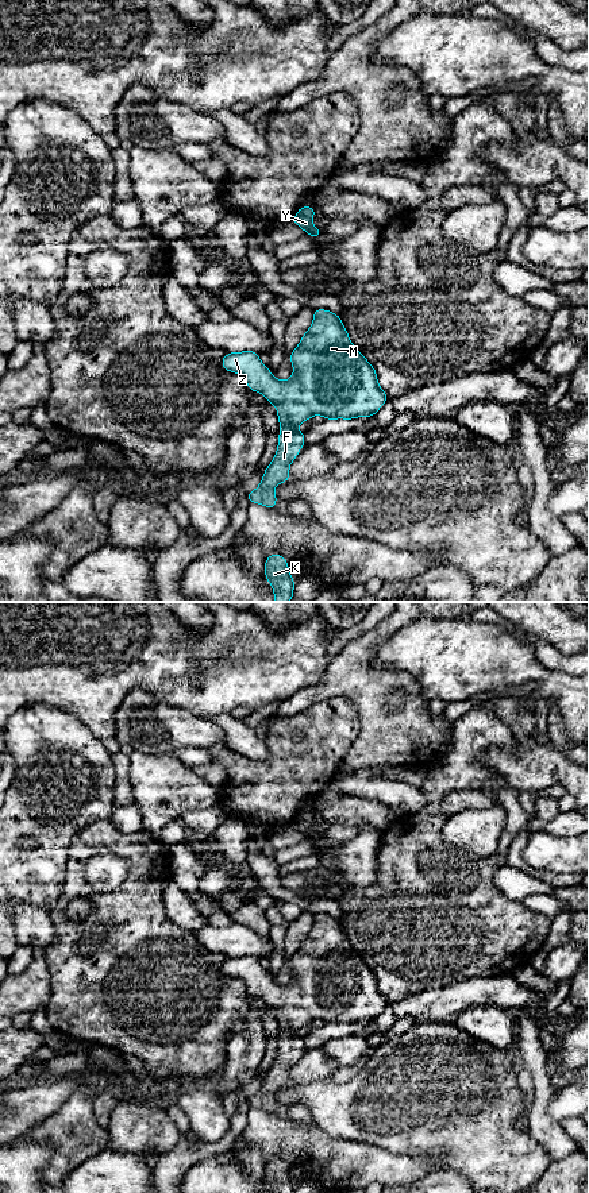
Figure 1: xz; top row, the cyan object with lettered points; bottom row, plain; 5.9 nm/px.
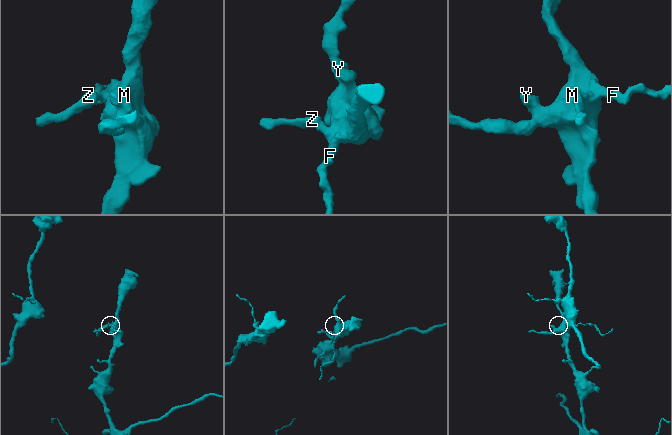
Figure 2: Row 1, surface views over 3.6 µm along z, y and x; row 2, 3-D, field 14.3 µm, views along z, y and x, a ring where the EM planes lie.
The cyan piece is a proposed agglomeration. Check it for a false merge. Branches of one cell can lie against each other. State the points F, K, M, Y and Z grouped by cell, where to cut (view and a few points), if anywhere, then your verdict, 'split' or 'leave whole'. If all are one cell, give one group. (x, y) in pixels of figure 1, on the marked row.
F K / M Y Z | xz (281, 424), (296, 425) | split

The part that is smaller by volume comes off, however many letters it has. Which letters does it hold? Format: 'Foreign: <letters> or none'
Foreign: F, K

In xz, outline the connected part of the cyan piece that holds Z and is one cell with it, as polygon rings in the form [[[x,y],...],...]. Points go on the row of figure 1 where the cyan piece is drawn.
[[[313,310],[313,323],[290,352],[294,370],[288,381],[277,379],[254,351],[226,354],[222,367],[240,374],[250,391],[259,391],[277,408],[280,425],[300,425],[319,414],[327,420],[373,417],[389,398],[378,386],[377,372],[366,358],[353,345],[340,316]]]

